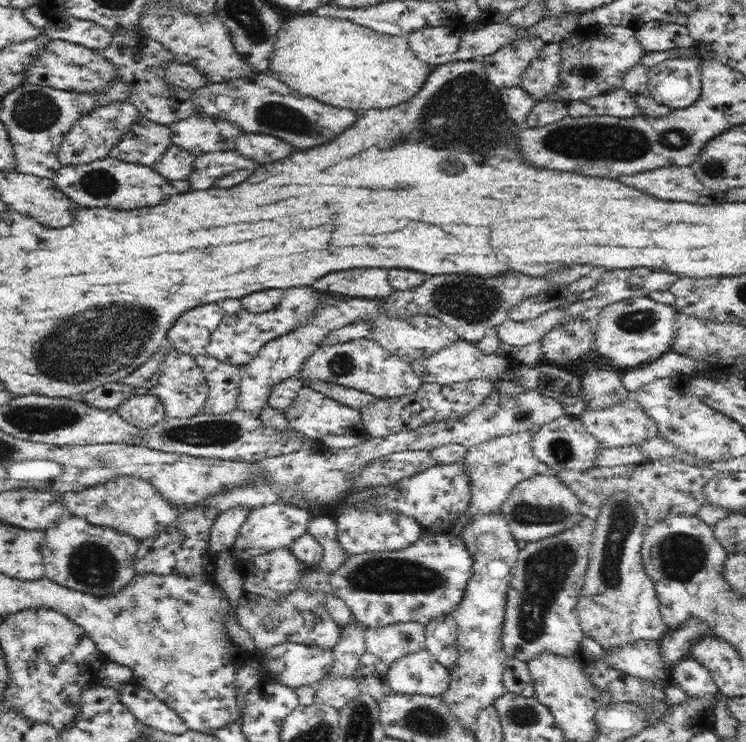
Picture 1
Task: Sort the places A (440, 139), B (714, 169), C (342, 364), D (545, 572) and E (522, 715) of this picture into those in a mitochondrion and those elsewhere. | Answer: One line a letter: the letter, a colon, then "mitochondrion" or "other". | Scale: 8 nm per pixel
A: mitochondrion
B: mitochondrion
C: mitochondrion
D: mitochondrion
E: mitochondrion

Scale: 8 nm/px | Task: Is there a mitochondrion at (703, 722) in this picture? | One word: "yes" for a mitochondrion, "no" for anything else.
no

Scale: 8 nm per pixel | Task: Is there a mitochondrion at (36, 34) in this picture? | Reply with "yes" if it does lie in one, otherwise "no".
no

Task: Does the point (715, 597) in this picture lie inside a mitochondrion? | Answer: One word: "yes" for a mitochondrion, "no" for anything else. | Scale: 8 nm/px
no

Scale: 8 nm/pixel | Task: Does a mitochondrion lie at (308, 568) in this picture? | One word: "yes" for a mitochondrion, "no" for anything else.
no

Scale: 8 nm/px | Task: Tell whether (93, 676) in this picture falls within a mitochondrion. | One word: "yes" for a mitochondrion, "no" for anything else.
no

